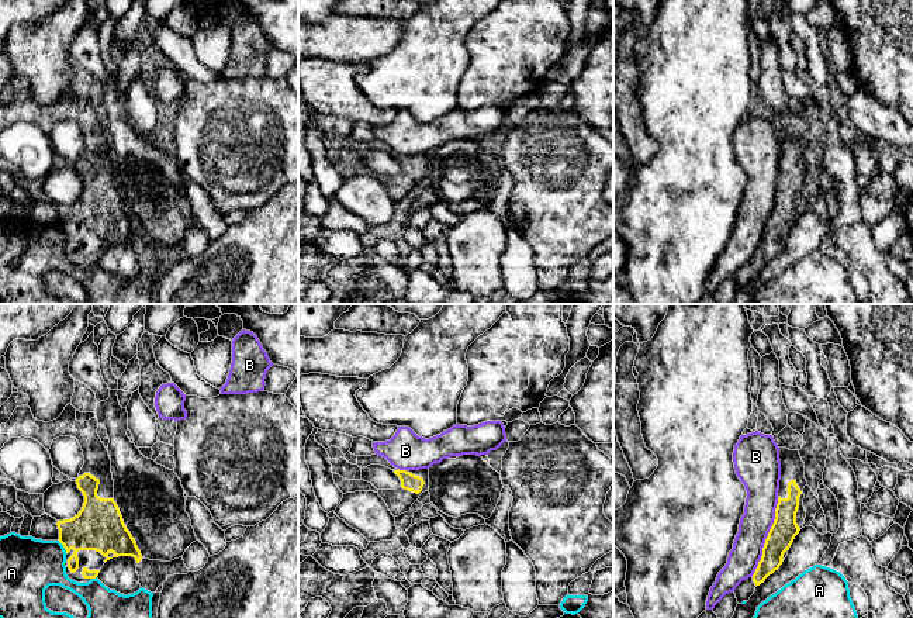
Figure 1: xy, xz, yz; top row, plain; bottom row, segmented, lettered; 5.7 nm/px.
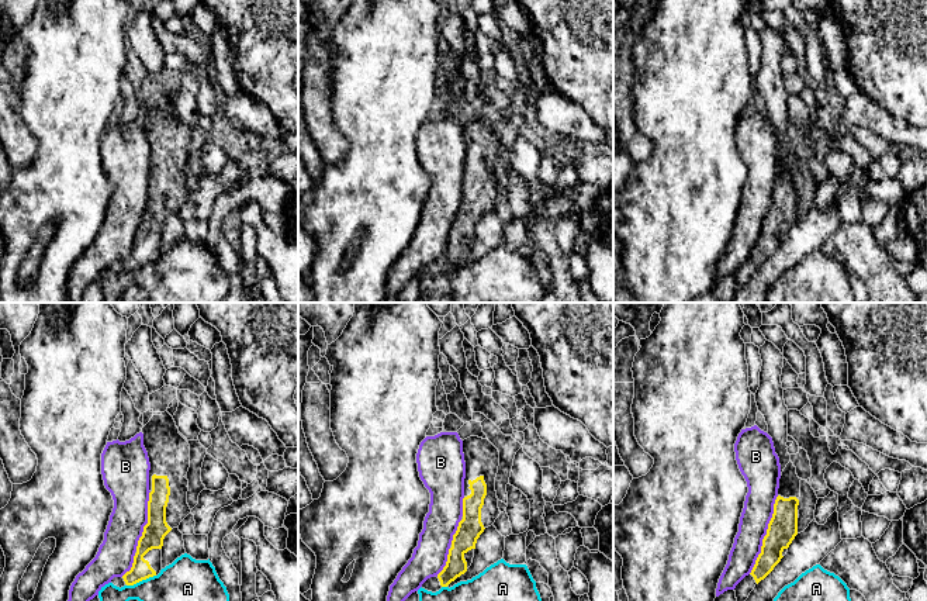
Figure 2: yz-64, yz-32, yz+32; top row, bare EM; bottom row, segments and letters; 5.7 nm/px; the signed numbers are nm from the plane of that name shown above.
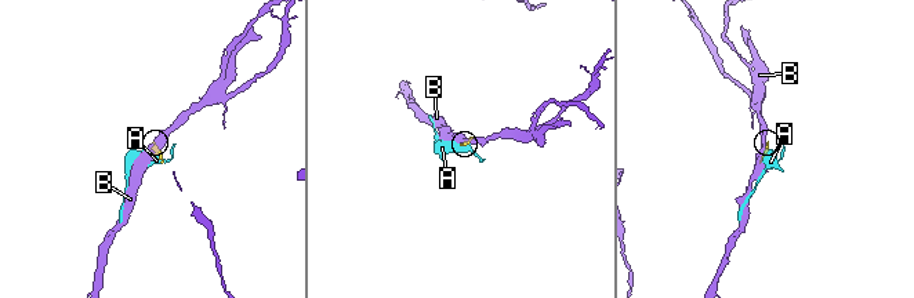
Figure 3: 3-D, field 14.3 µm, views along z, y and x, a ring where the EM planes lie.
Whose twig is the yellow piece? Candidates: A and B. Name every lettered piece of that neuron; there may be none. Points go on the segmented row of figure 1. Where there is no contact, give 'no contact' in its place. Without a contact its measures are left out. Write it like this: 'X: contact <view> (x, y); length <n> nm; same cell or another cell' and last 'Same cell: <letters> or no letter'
A: contact xy (64, 546); length 100 nm; another cell
B: contact yz (767, 537); length 480 nm; another cell
Same cell: no letter

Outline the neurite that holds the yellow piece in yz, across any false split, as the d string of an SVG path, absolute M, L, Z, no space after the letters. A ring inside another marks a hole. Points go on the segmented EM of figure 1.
M779 448L781 480L775 519L762 548L762 556L753 574L753 581L760 586L784 562L795 536L803 528L806 511L803 507L805 463L799 450Z

